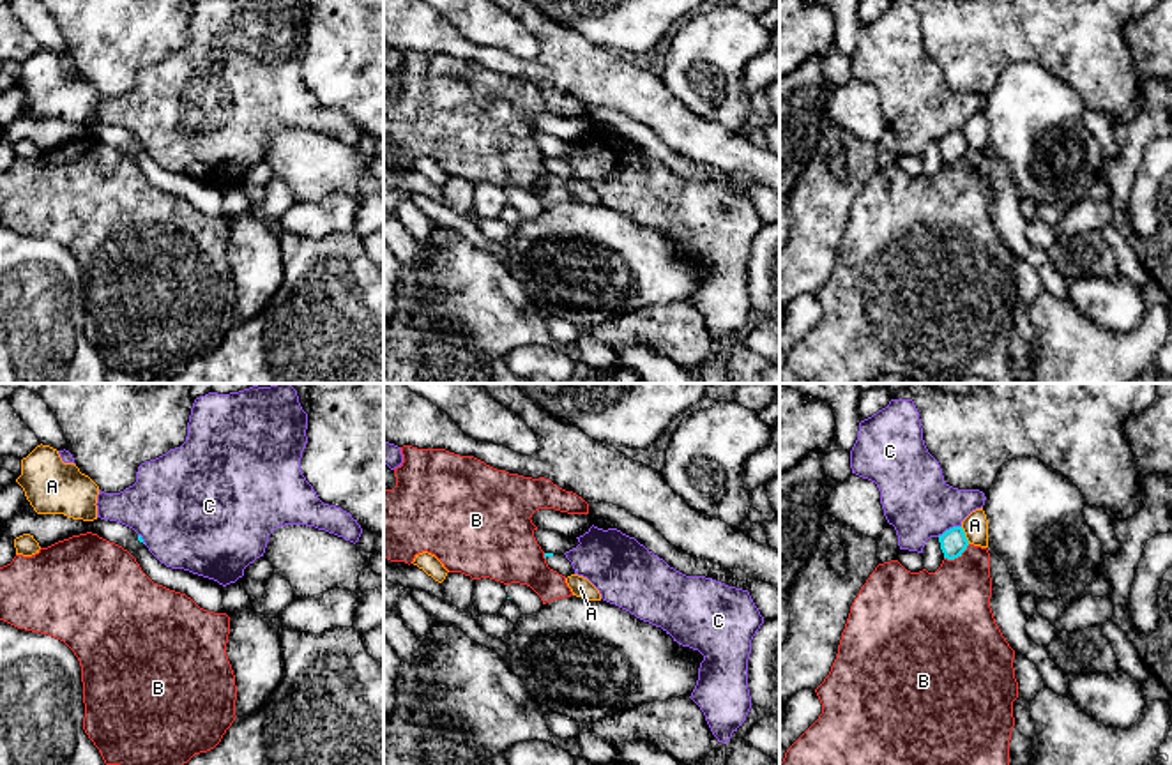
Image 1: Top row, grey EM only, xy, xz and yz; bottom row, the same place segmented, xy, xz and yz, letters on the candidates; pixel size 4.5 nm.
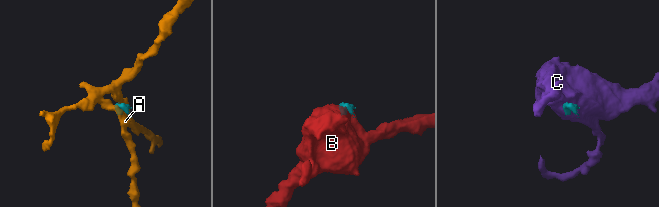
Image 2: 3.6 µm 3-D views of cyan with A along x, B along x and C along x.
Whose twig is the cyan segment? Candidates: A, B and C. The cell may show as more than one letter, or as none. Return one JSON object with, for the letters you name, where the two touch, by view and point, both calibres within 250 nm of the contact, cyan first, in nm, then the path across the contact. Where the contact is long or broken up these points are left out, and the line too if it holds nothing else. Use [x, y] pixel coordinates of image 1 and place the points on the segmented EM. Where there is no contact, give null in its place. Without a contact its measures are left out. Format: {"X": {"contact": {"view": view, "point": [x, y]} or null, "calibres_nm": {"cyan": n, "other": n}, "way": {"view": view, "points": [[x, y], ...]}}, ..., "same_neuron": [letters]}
{"same_neuron": []}

